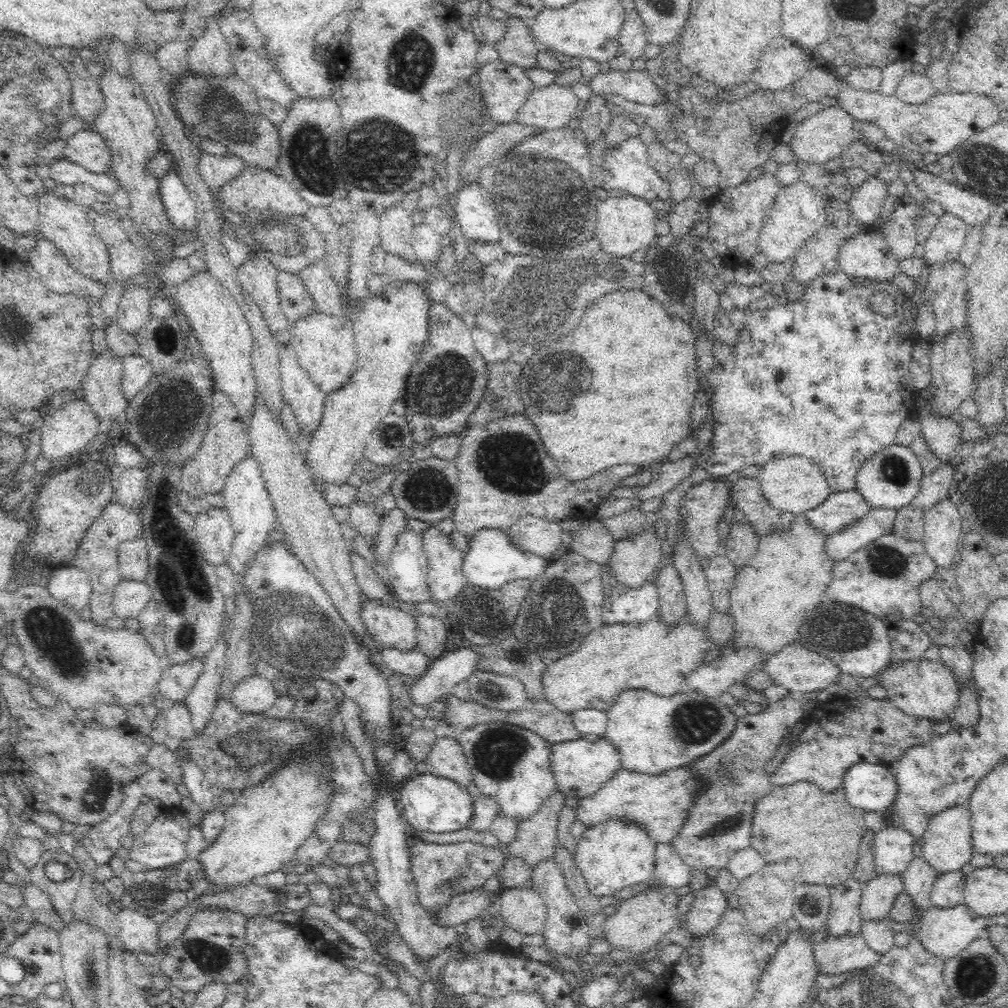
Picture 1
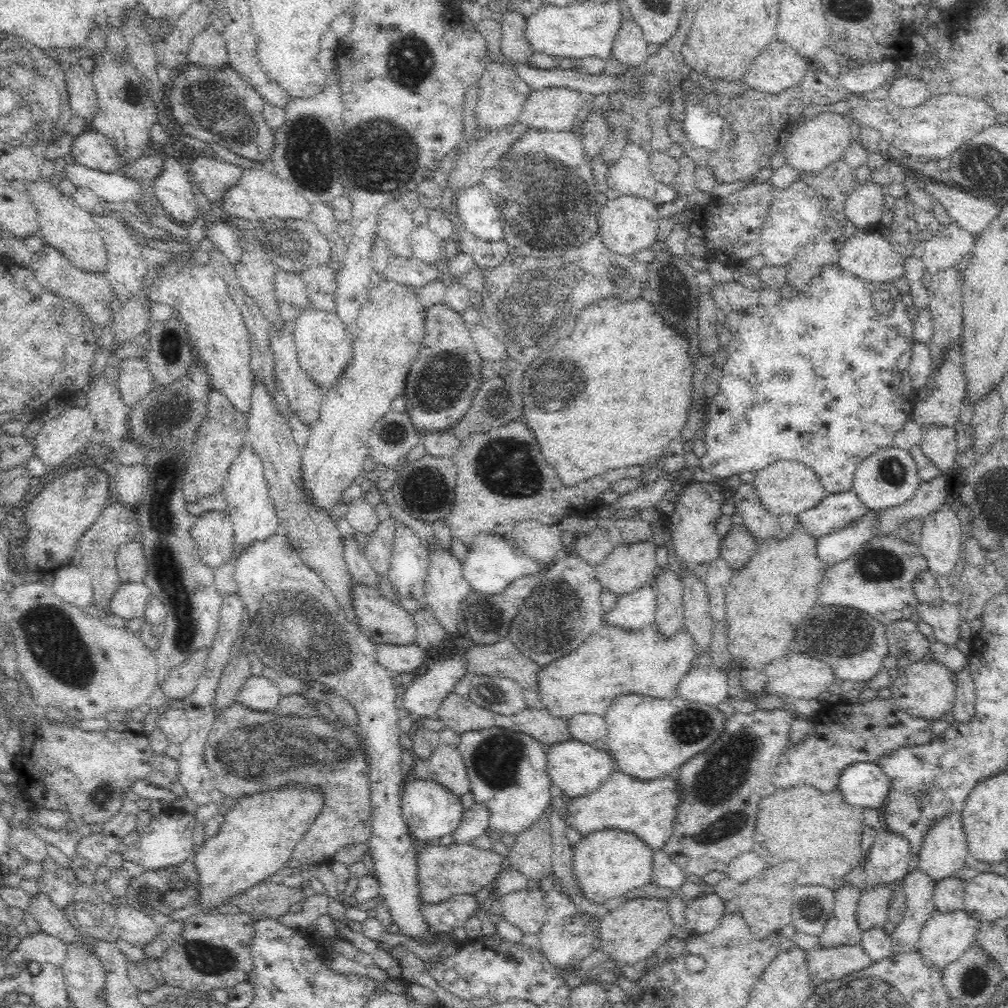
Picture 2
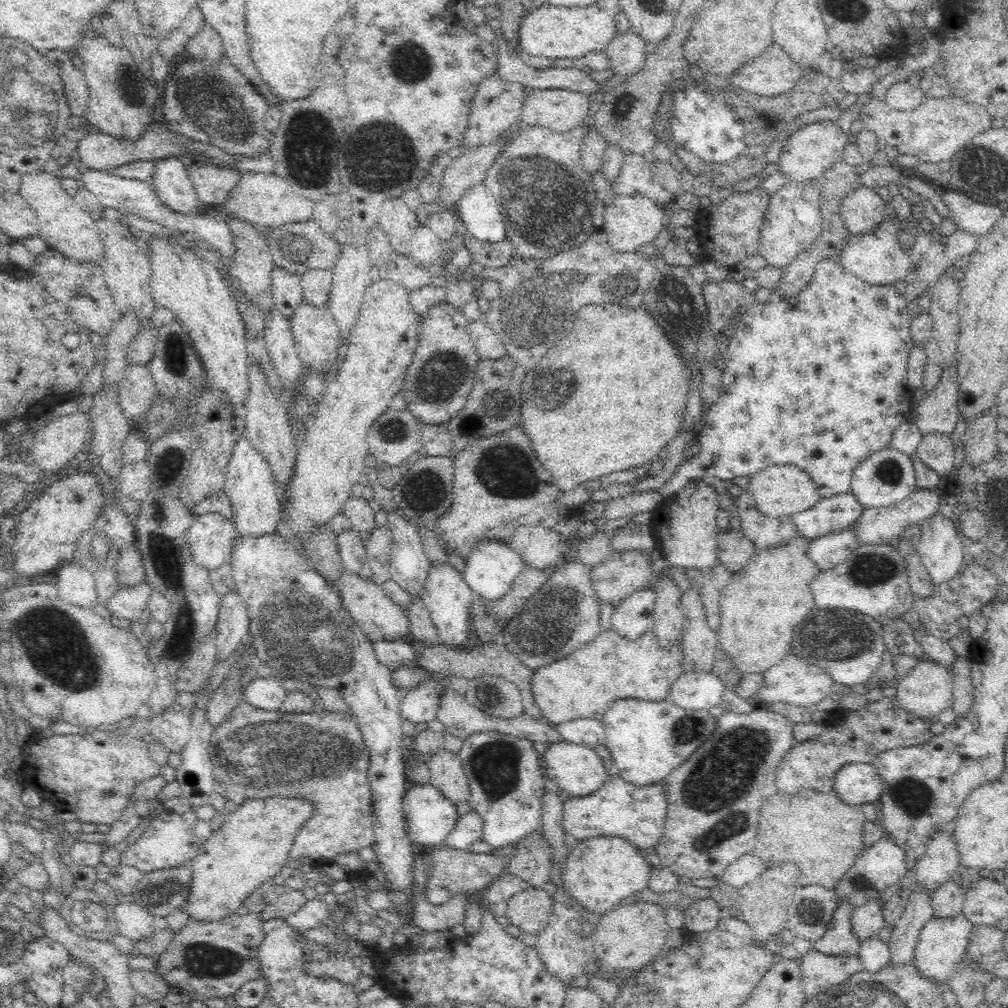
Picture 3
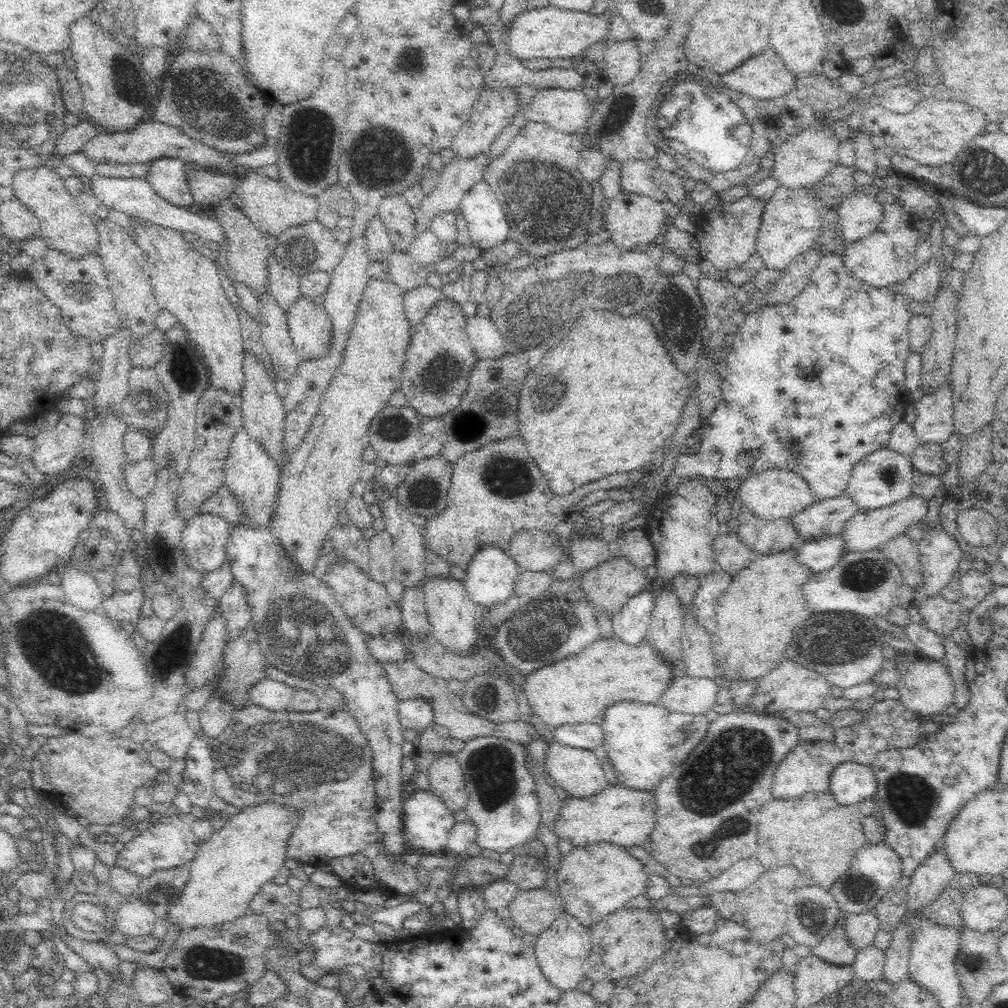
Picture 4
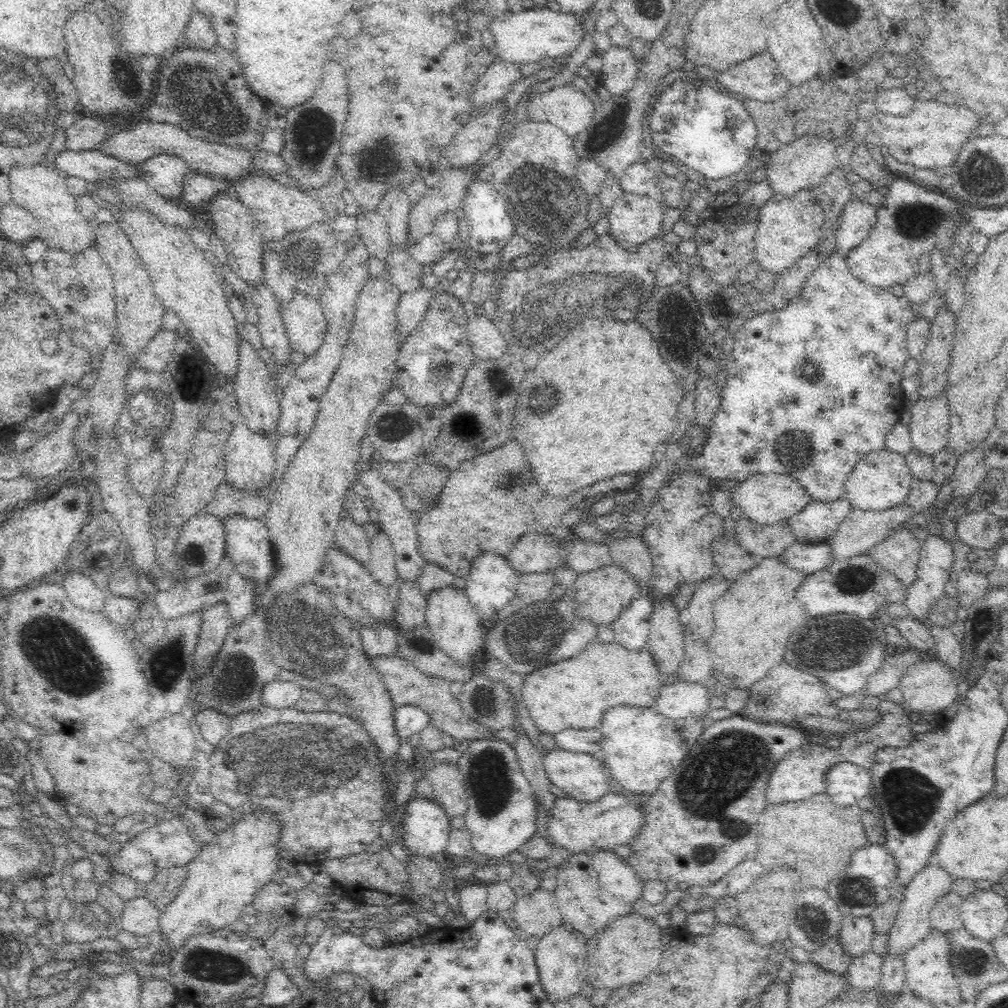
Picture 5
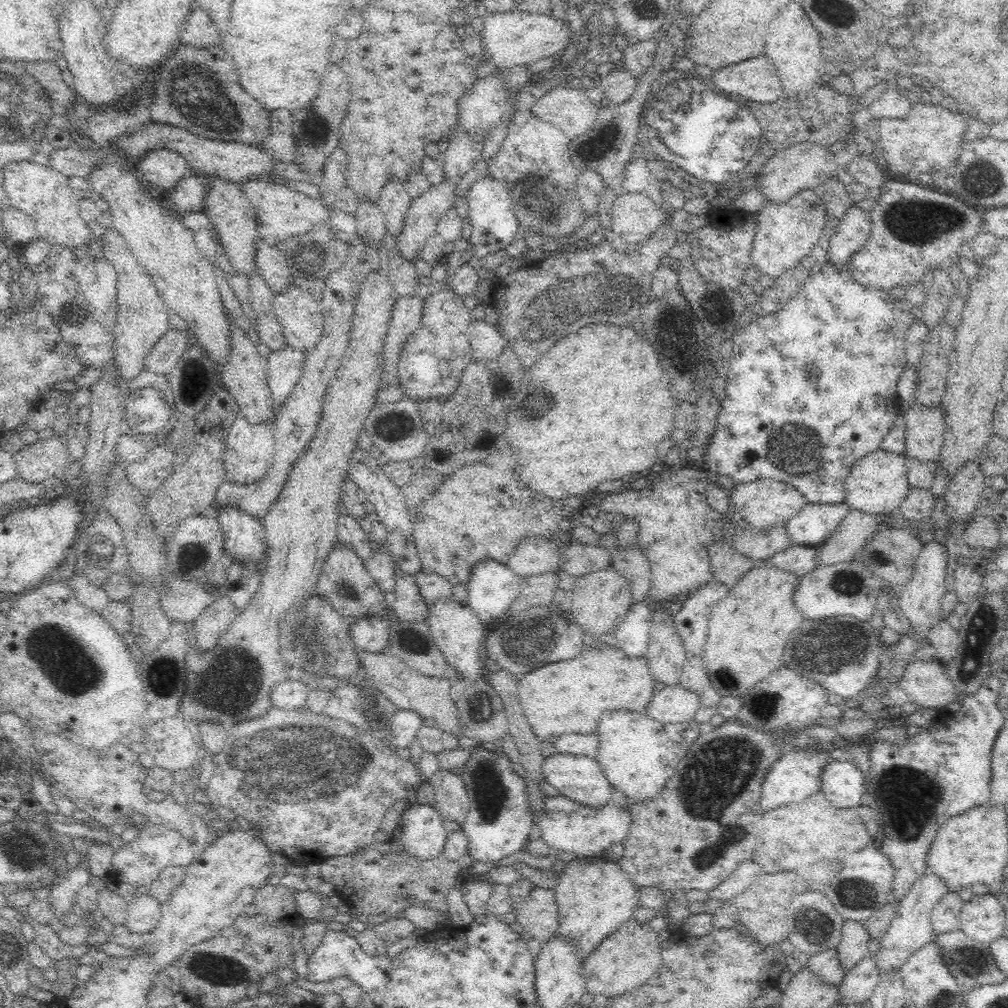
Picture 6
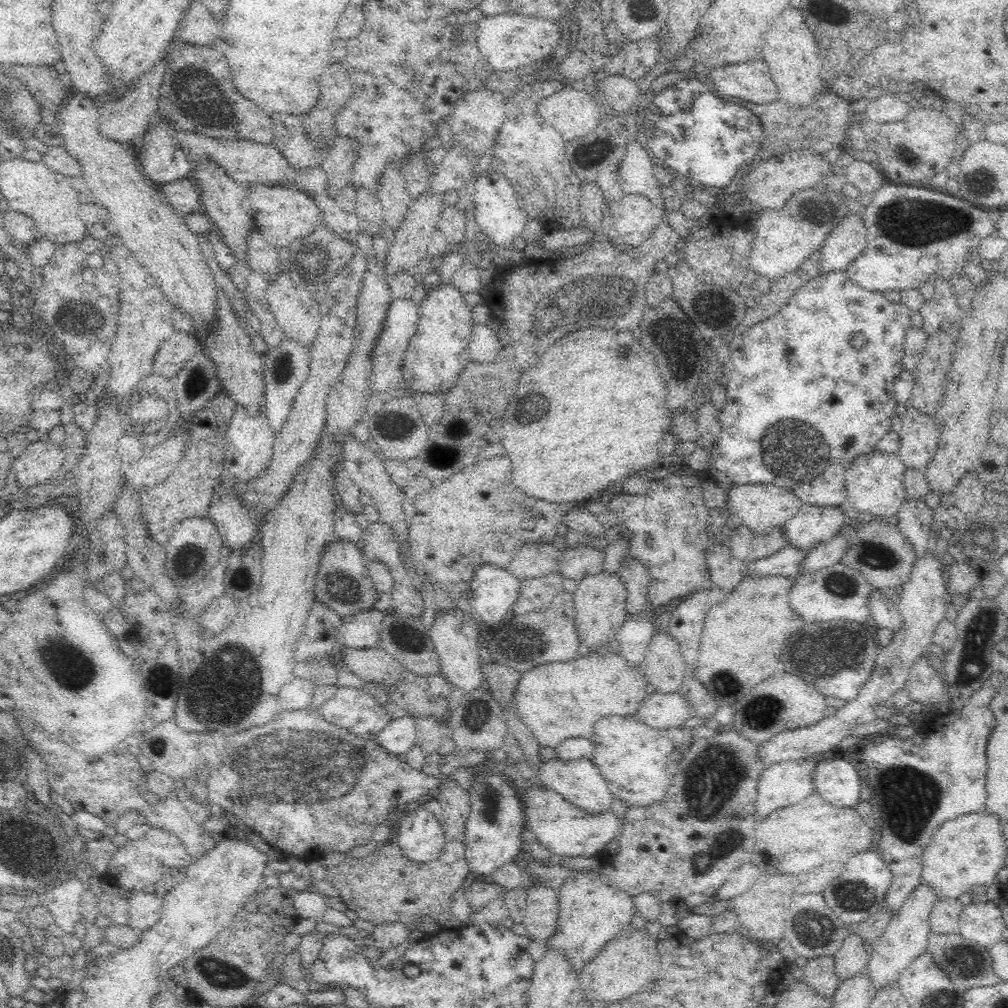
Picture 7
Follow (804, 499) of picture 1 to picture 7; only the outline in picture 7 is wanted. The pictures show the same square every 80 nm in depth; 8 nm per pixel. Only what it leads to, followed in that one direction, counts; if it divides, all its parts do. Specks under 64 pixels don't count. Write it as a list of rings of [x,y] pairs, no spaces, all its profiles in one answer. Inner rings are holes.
[[[733,484],[727,489],[726,514],[734,514],[742,520],[742,525],[756,534],[766,534],[769,530],[778,530],[801,508],[801,501],[788,490],[775,484]]]

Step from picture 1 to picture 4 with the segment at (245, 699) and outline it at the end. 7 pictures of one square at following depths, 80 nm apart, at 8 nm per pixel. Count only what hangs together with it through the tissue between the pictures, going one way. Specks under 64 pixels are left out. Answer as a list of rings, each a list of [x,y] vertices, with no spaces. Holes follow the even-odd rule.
[[[266,677],[256,683],[249,692],[250,702],[269,709],[270,711],[283,711],[293,697],[295,687],[288,686],[283,682],[276,682]]]

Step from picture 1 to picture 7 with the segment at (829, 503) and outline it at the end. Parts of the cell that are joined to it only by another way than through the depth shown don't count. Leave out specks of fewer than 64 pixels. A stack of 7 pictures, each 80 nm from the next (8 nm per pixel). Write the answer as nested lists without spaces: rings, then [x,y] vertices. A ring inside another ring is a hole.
[[[803,504],[782,526],[787,545],[808,552],[831,540],[847,523],[845,509]]]

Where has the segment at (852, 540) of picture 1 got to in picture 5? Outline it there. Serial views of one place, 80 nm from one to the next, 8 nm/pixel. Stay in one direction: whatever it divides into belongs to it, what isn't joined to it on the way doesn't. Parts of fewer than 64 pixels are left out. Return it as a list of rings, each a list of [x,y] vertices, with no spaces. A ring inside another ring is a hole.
[[[795,541],[782,554],[776,555],[776,559],[798,572],[804,572],[805,575],[822,570],[824,566],[828,566],[833,561],[827,541],[818,543]]]

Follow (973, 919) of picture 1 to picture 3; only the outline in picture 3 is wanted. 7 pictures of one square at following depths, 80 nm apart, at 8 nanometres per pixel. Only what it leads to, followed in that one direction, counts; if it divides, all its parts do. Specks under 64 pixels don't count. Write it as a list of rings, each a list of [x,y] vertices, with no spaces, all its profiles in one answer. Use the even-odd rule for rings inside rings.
[[[962,914],[952,917],[951,919],[942,919],[934,917],[929,920],[918,932],[918,941],[914,948],[912,964],[918,970],[921,976],[931,980],[942,989],[942,999],[946,1007],[957,1005],[957,996],[950,990],[950,982],[953,976],[958,972],[958,964],[961,956],[968,949],[970,941],[970,932],[973,924],[962,916]]]

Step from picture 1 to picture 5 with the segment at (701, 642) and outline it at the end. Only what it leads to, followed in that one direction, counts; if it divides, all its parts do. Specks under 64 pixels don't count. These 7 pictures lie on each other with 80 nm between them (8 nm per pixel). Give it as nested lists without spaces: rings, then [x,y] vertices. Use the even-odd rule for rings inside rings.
[[[595,639],[590,641],[576,658],[560,660],[556,664],[544,666],[524,675],[520,693],[525,708],[540,734],[554,736],[564,728],[592,729],[596,727],[608,708],[630,704],[638,708],[652,706],[660,688],[664,685],[662,677],[662,673],[654,665],[648,646],[644,650],[630,652],[616,642],[602,643]]]

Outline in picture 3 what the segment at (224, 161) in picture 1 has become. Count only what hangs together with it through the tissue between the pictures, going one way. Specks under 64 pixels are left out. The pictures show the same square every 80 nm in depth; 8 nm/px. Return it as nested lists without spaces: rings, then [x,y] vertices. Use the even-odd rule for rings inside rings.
[[[199,163],[187,166],[187,171],[196,191],[197,202],[204,208],[219,208],[238,184],[242,173],[238,168]]]

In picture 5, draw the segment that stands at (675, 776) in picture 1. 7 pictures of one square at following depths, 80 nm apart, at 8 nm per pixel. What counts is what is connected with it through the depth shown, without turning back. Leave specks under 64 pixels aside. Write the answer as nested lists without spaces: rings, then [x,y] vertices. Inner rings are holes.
[[[609,792],[601,796],[596,802],[587,803],[576,800],[572,797],[558,797],[554,800],[554,806],[550,808],[548,819],[545,824],[547,832],[546,840],[553,845],[562,846],[568,849],[572,854],[588,852],[589,850],[606,850],[612,849],[618,844],[628,844],[642,828],[642,811],[638,804],[638,796],[629,795],[624,797],[622,794]]]

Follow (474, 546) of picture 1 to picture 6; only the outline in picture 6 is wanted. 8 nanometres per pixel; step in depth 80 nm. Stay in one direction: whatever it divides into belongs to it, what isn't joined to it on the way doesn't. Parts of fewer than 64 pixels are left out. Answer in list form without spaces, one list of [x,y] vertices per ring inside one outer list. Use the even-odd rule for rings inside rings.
[[[492,559],[481,560],[472,568],[466,584],[468,599],[466,604],[483,623],[501,621],[507,616],[509,605],[518,598],[521,589],[521,579],[507,565],[498,563]]]

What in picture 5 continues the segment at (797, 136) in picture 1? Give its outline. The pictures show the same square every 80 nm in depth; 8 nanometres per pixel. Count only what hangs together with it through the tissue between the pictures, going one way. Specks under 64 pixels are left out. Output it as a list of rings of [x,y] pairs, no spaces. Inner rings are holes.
[[[802,136],[781,146],[766,156],[765,178],[773,193],[792,196],[802,189],[818,186],[831,172],[838,168],[836,144],[821,136]]]

